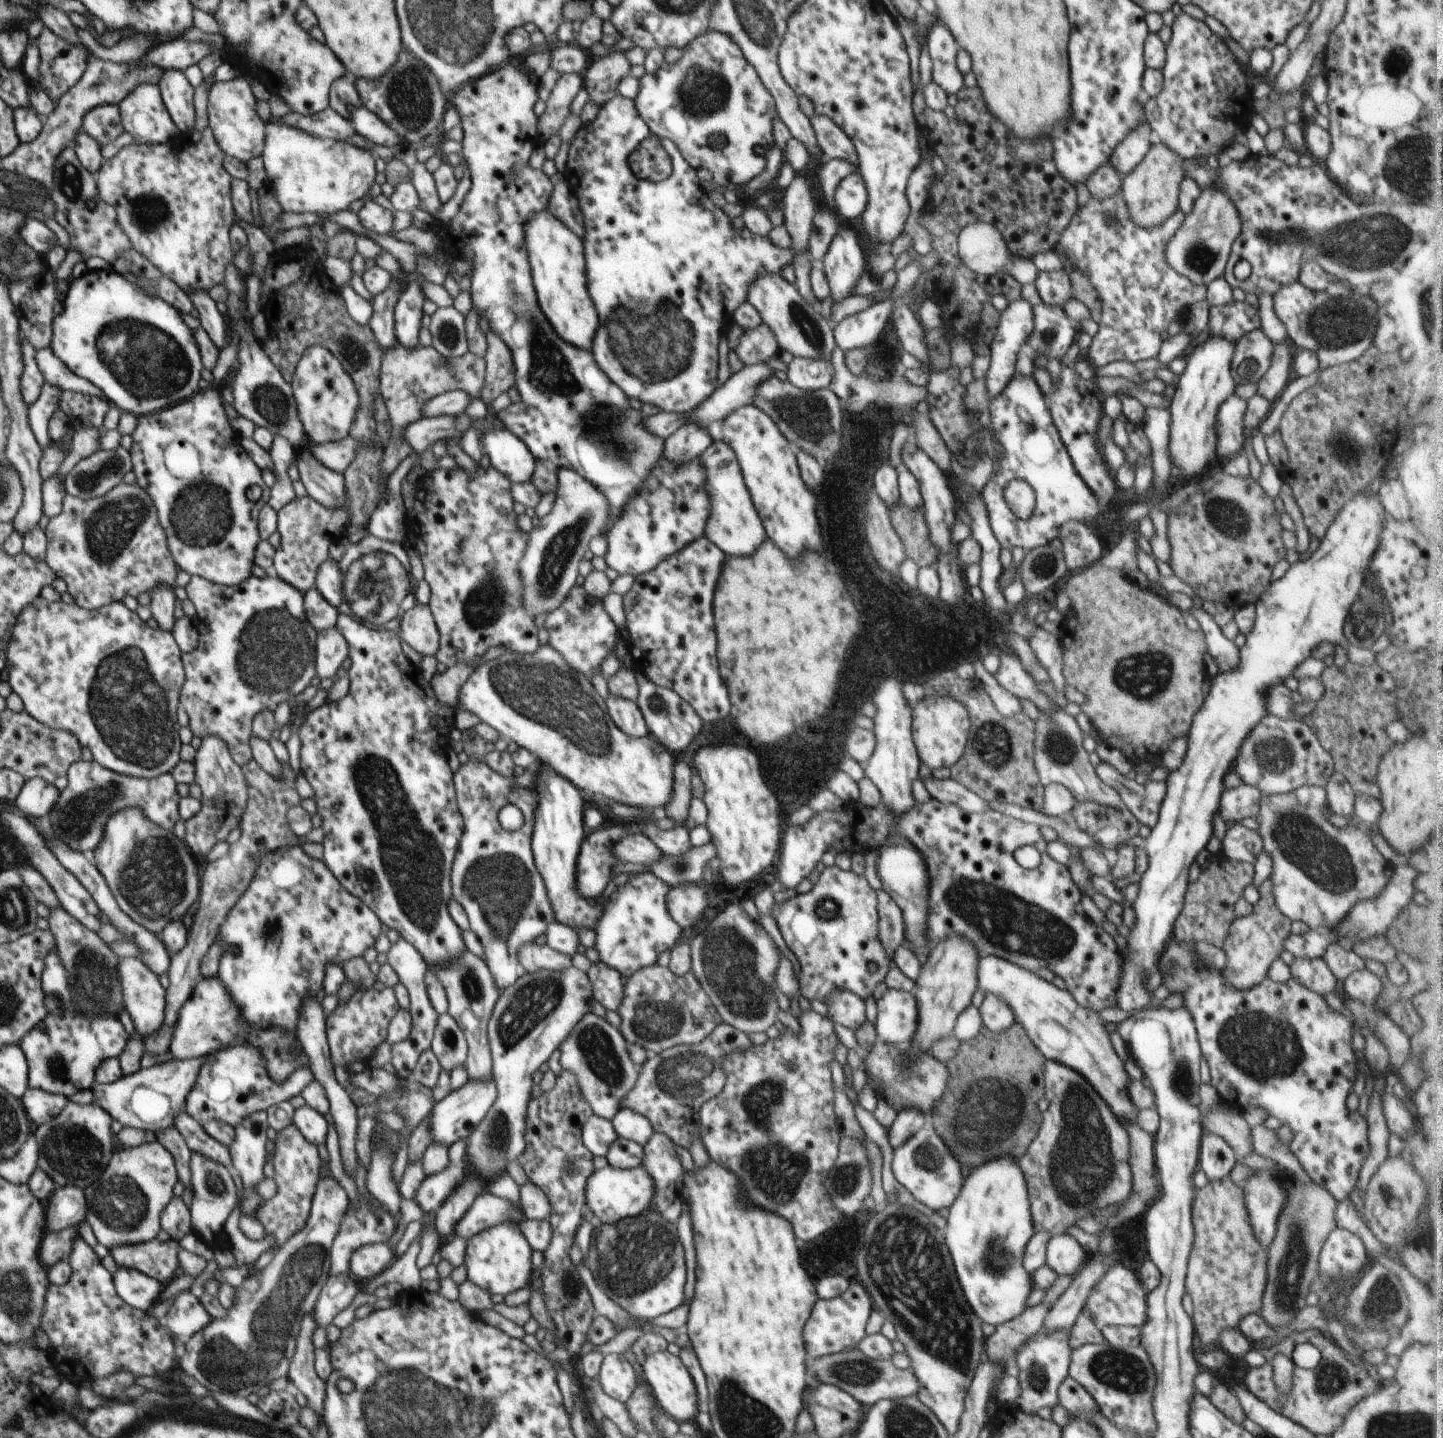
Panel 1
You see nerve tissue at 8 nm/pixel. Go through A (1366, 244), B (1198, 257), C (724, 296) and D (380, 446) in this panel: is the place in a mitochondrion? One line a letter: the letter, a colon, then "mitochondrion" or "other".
A: mitochondrion
B: mitochondrion
C: other
D: other

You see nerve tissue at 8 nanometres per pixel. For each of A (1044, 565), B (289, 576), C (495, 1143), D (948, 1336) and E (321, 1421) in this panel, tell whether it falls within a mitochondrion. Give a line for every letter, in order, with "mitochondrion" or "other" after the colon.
A: mitochondrion
B: other
C: mitochondrion
D: mitochondrion
E: other

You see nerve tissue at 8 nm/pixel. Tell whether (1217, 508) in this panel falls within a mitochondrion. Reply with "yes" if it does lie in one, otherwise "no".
yes

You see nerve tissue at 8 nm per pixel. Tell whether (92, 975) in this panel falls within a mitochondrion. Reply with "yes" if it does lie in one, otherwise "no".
yes

